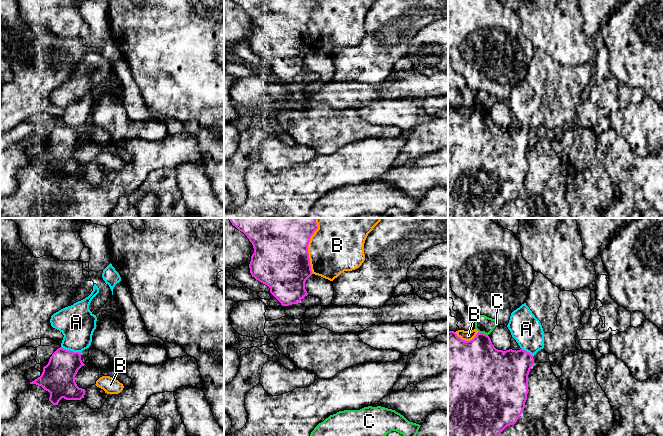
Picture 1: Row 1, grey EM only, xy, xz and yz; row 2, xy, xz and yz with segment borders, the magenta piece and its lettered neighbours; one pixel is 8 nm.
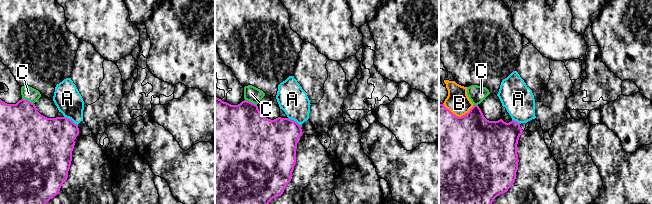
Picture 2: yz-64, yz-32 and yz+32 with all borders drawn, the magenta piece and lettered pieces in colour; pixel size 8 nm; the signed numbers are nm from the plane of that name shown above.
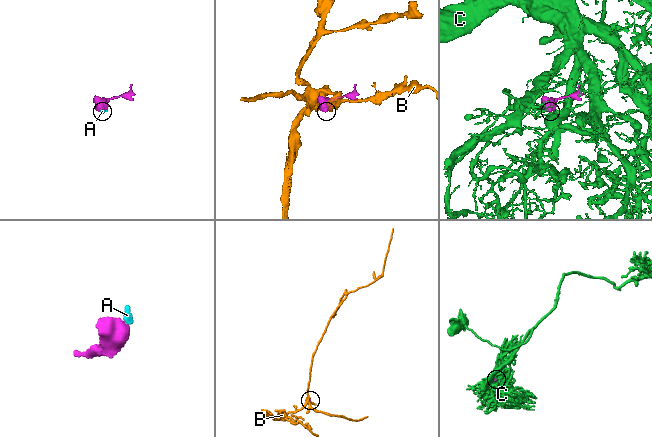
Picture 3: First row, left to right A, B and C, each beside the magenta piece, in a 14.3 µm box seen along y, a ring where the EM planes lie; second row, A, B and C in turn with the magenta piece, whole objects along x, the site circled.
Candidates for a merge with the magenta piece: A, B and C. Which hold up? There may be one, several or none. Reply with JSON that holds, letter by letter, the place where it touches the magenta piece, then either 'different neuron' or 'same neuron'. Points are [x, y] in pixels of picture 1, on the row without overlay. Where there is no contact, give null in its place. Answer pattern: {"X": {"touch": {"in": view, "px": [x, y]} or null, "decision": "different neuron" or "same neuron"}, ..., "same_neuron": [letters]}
{"A": {"touch": {"in": "xy", "px": [71, 127]}, "decision": "different neuron"}, "B": {"touch": {"in": "xz", "px": [307, 25]}, "decision": "different neuron"}, "C": {"touch": {"in": "yz", "px": [483, 109]}, "decision": "different neuron"}, "same_neuron": []}

